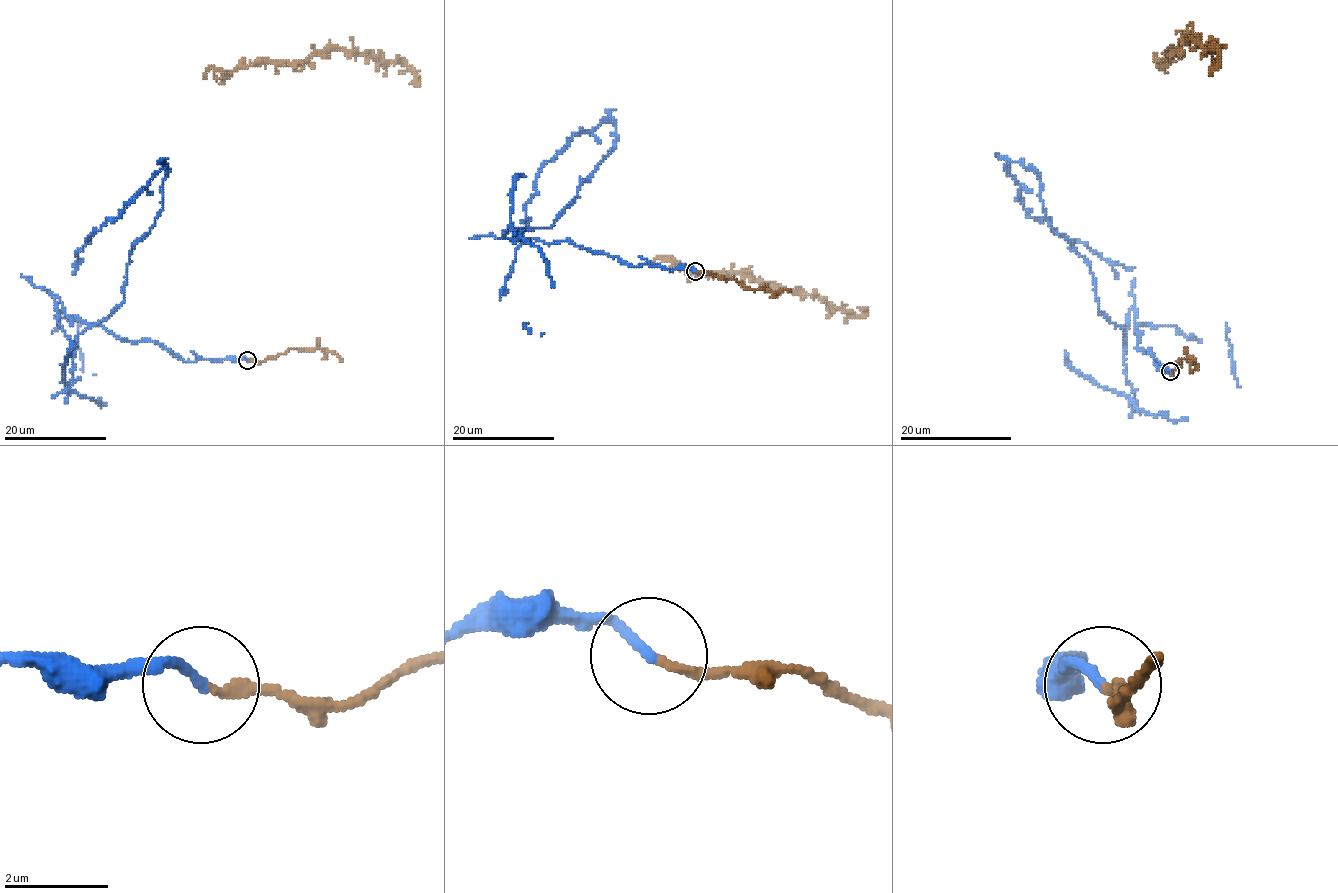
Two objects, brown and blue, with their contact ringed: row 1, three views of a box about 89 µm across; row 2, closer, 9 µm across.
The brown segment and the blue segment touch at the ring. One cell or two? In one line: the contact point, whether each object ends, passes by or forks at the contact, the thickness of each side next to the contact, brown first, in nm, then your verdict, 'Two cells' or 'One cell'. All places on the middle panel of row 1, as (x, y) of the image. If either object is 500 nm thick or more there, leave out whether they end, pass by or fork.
Place: (695, 271). At the ring brown ends. At the ring blue ends. Thickness 180 nm (brown) against 200 nm. Two cells

